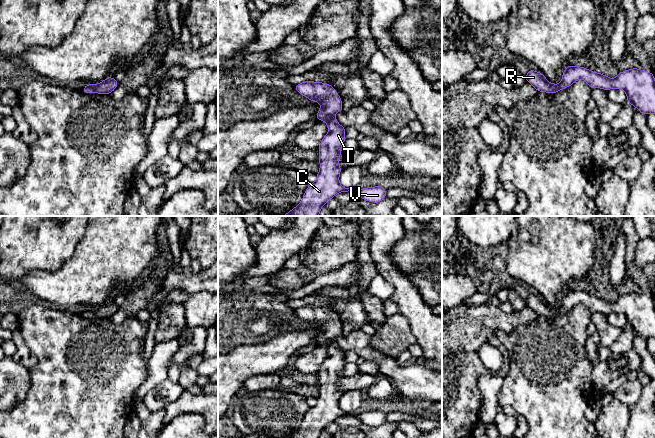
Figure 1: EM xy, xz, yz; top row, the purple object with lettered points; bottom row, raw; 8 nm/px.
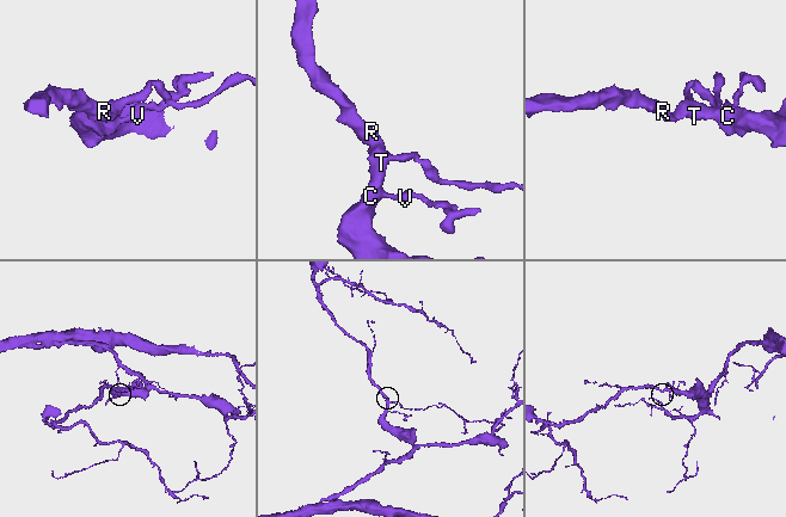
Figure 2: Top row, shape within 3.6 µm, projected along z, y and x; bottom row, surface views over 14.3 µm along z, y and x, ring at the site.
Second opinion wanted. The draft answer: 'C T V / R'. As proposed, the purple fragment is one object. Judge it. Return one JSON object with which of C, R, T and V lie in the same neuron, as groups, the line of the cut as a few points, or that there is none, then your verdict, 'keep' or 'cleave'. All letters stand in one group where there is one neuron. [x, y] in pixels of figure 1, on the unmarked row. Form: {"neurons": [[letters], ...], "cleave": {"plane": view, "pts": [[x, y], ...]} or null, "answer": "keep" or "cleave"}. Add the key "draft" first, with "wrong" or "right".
{"draft": "wrong", "neurons": [["C", "R", "T", "V"]], "cleave": null, "answer": "keep"}

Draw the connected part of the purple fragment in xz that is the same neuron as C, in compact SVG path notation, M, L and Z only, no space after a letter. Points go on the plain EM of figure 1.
M305 305L294 310L296 315L307 321L309 325L319 326L321 331L316 343L325 345L329 356L323 361L319 371L319 397L314 407L305 414L301 426L286 438L319 438L321 432L336 418L356 415L369 426L379 427L386 423L386 413L383 410L363 413L349 413L339 406L341 391L338 386L344 365L346 352L341 350L334 339L343 335L342 324L337 315L327 307Z

